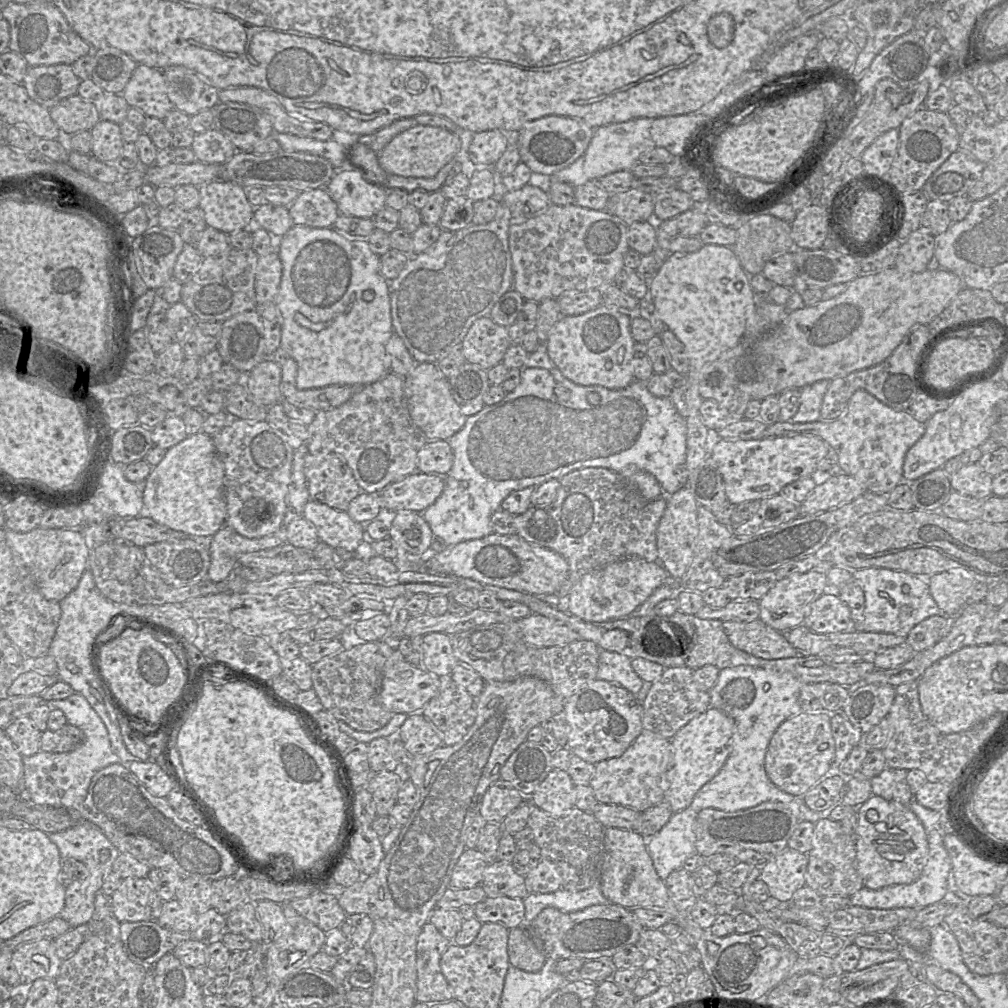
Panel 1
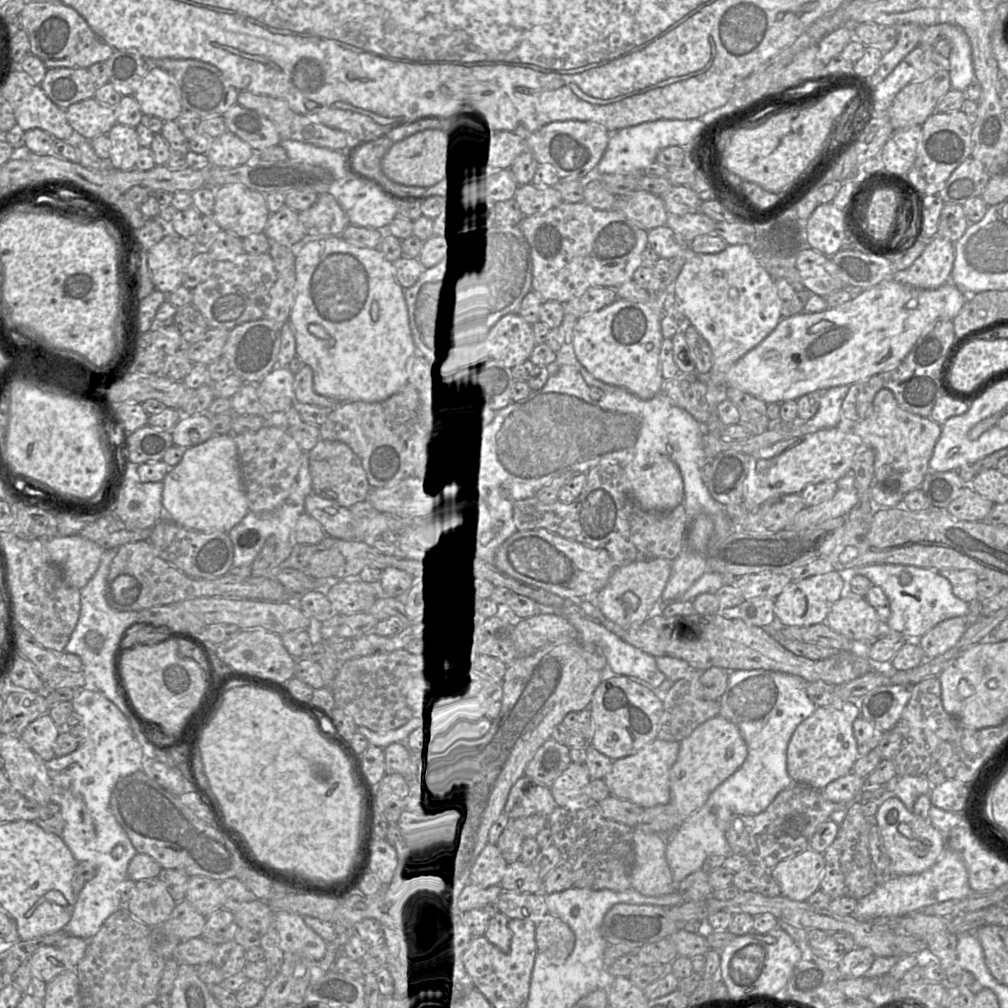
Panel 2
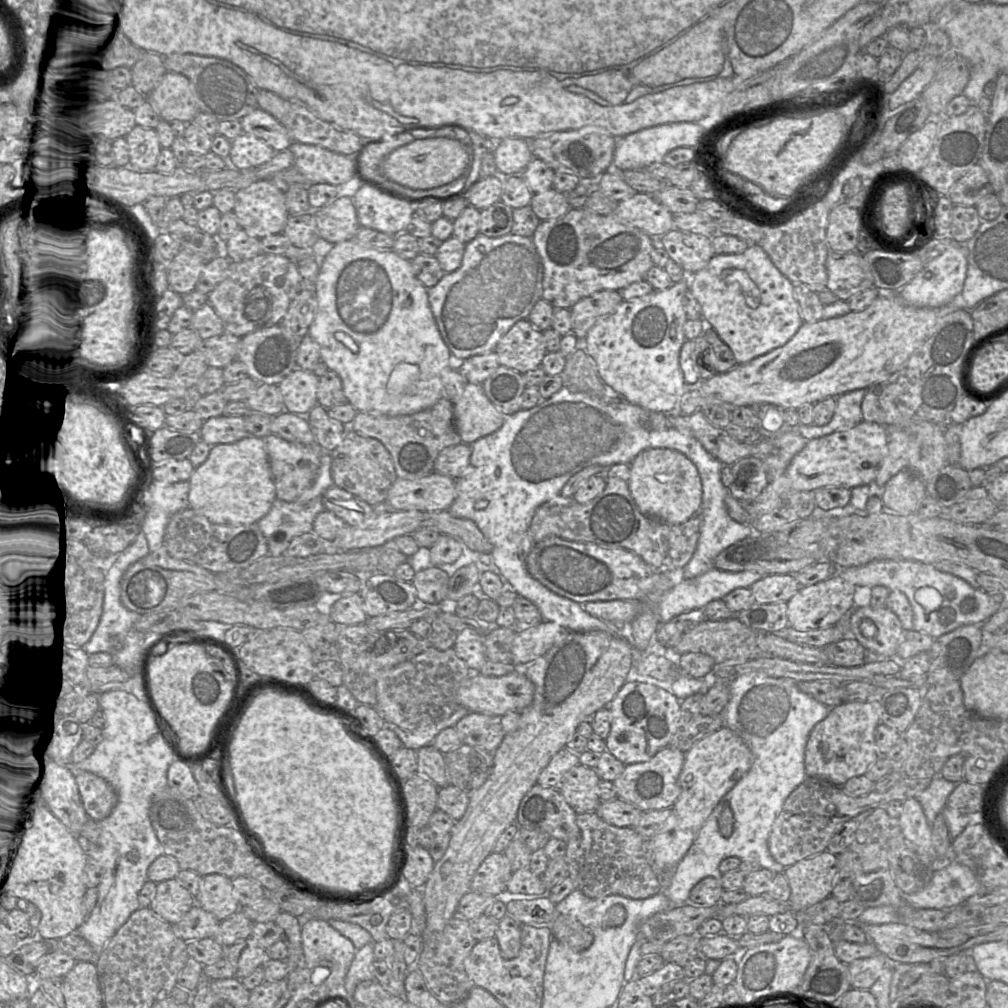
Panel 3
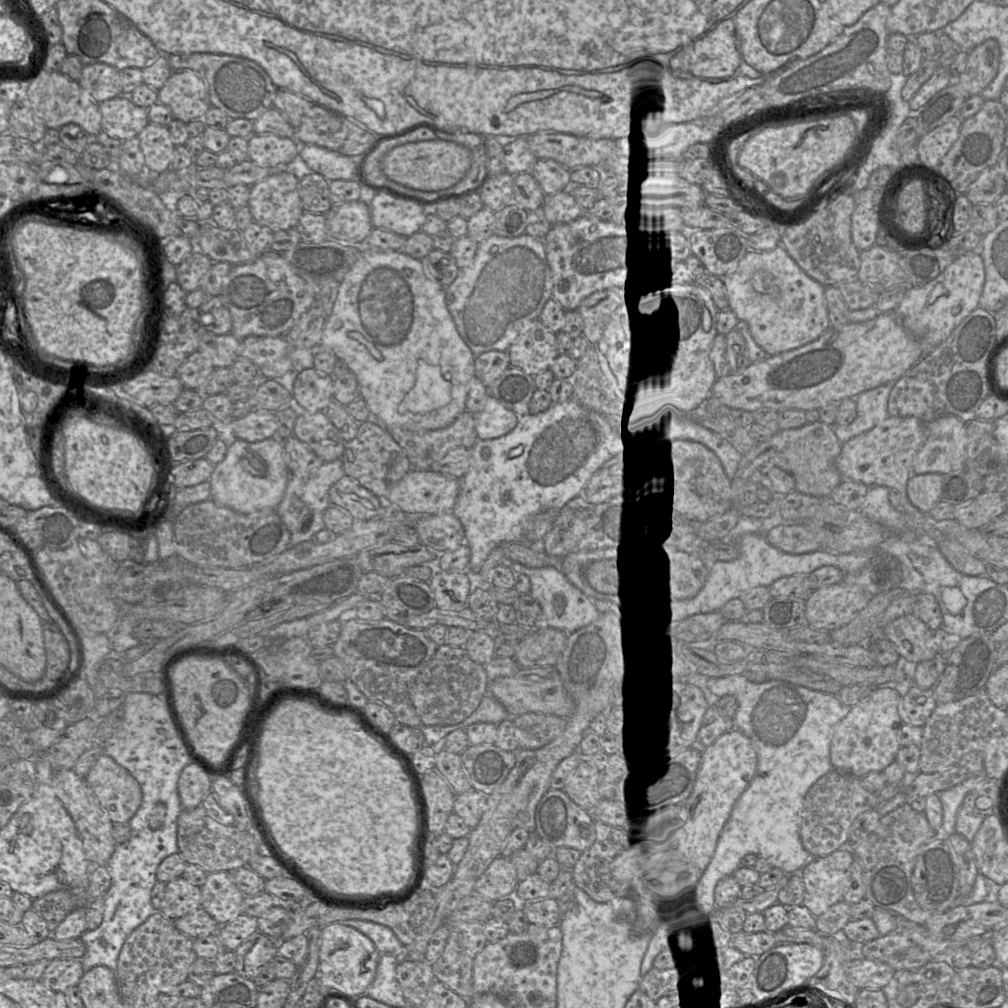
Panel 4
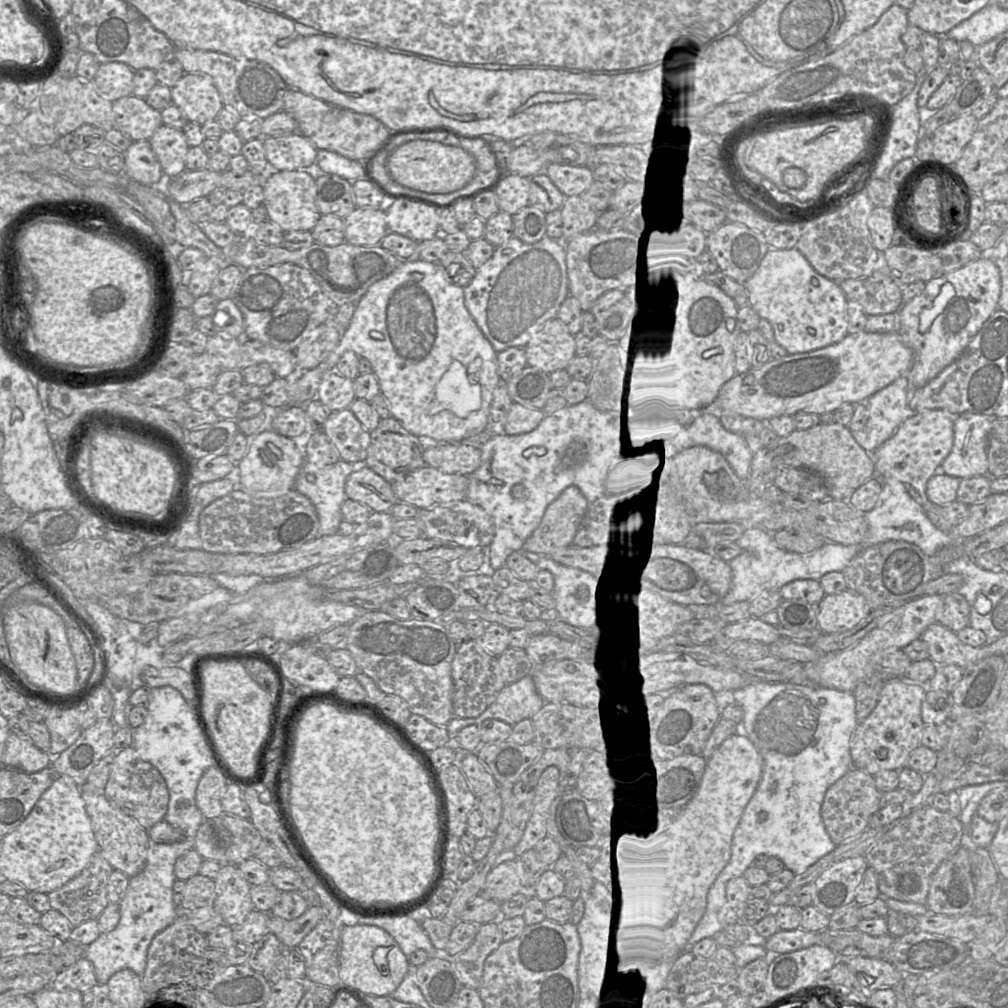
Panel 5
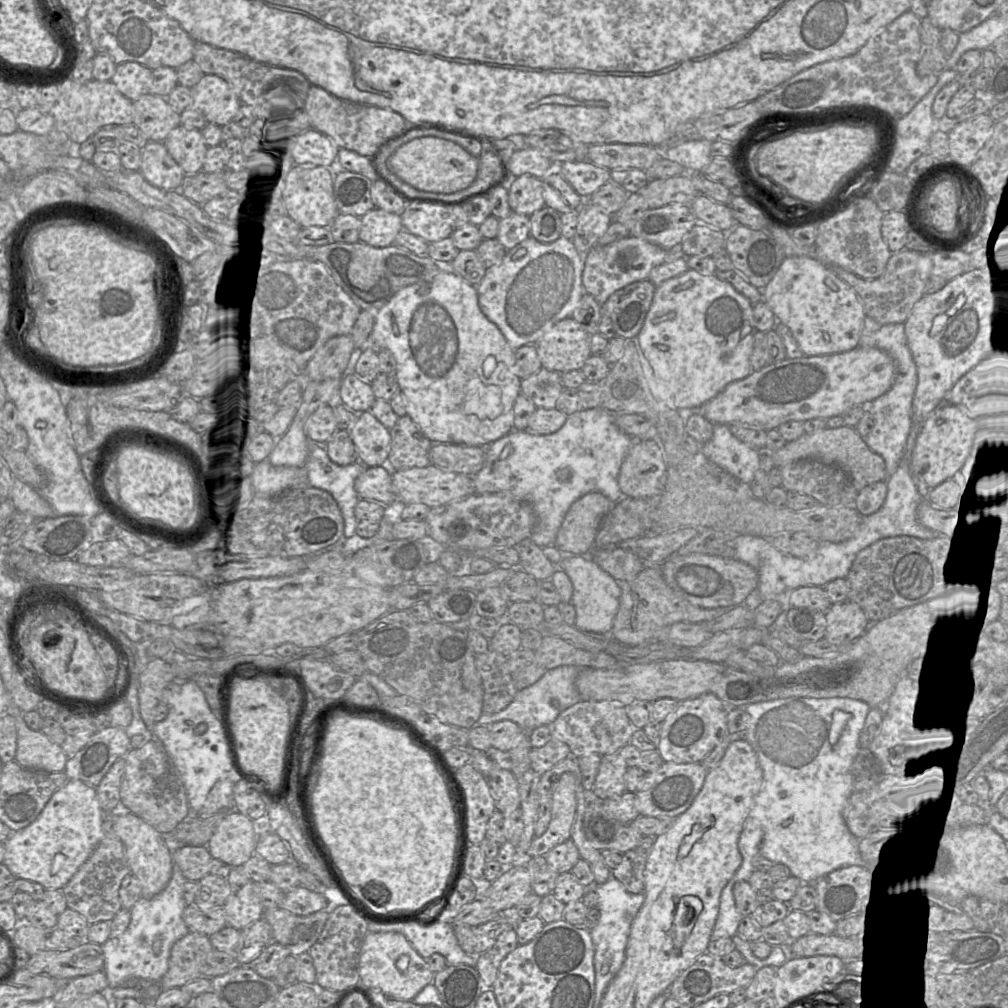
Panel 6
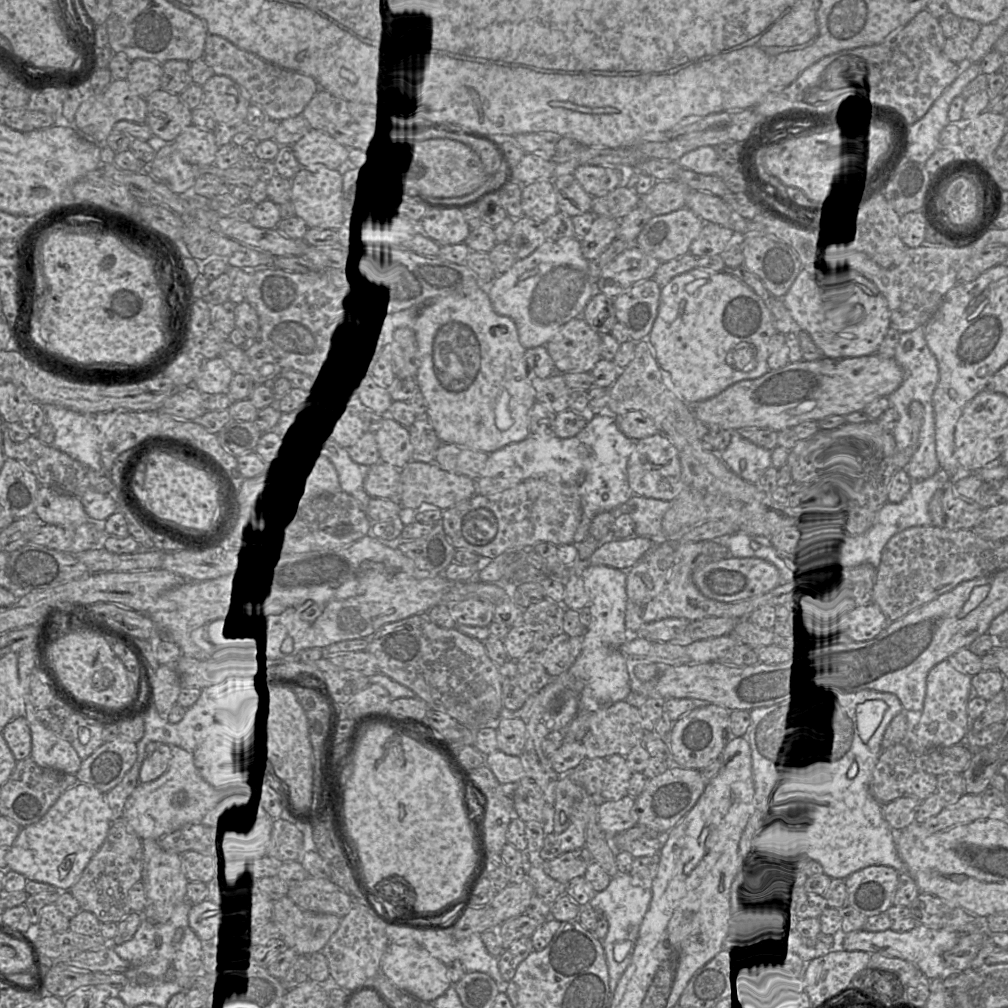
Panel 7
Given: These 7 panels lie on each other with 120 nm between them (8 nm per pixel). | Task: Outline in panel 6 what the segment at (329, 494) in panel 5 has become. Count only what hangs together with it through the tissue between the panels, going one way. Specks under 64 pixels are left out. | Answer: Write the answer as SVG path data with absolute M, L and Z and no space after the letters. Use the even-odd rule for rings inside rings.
M310 442L304 467L307 485L329 492L337 502L344 519L344 539L351 538L359 522L355 517L355 506L360 499L355 481L366 466L359 461L346 466L335 464L327 454L326 443Z

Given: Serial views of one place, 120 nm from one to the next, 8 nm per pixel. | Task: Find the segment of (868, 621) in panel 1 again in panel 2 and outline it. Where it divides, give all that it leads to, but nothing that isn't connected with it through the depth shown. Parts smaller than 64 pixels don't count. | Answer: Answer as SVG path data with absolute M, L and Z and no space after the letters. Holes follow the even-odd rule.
M869 564L851 570L852 574L866 577L882 589L890 604L890 616L885 625L910 640L918 640L944 620L967 617L969 613L969 603L957 598L950 582L935 570L895 564Z

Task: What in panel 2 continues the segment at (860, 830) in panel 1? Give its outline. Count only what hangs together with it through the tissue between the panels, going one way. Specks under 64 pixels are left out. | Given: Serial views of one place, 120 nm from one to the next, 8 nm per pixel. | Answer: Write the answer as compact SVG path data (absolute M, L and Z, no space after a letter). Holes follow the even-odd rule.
M897 797L886 799L877 810L874 824L891 861L891 875L903 876L919 874L932 867L947 848L946 835L935 829L929 821L910 812Z

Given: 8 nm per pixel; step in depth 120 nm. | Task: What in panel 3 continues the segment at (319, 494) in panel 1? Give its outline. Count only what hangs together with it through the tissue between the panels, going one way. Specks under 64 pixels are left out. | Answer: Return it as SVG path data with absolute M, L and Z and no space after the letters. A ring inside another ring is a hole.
M349 432L329 454L333 485L352 493L372 506L385 501L397 476L391 455L379 440Z

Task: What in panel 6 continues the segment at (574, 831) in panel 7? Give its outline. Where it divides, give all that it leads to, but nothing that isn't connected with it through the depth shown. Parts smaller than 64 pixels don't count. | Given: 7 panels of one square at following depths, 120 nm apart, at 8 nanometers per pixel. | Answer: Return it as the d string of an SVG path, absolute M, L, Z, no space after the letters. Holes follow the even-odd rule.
M570 772L563 773L553 791L552 819L543 834L533 837L525 851L528 857L544 856L555 846L570 840L577 804L574 775Z

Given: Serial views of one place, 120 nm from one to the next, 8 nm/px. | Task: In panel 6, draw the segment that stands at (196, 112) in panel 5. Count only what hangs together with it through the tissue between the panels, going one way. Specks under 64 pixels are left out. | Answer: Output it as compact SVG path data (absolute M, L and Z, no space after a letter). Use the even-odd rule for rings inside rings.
M204 74L192 88L191 108L203 114L209 124L223 126L231 122L242 106L233 87L224 78Z

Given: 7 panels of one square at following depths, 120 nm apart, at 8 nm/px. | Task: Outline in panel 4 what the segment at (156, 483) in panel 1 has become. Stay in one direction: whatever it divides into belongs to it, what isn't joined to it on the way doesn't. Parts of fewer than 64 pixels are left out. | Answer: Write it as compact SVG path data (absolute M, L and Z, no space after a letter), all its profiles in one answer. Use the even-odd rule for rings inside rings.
M279 437L257 442L236 439L228 447L225 458L215 465L208 480L211 487L210 499L243 514L276 508L285 495L290 479L290 471L284 460L283 441Z

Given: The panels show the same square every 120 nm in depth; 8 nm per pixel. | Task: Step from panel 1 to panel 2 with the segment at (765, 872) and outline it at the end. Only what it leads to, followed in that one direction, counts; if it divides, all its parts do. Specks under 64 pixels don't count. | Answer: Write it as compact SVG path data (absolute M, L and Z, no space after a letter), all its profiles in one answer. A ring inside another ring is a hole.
M811 849L779 862L768 872L781 889L781 896L805 902L820 889L825 870L823 853Z

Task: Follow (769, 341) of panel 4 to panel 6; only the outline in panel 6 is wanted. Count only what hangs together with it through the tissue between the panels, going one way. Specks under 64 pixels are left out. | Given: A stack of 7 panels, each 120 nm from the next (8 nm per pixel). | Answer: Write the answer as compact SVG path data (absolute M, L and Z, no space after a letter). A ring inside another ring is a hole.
M805 256L786 257L773 278L762 289L762 301L774 313L778 323L790 330L804 355L842 353L859 346L866 317L864 307L855 291L820 260Z

